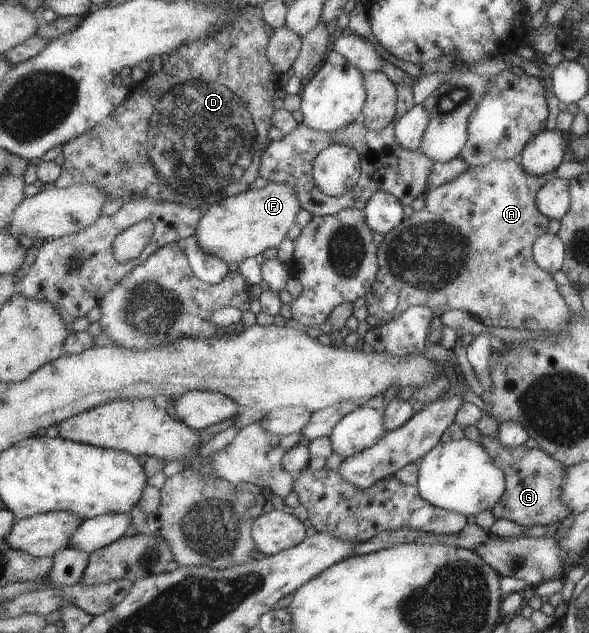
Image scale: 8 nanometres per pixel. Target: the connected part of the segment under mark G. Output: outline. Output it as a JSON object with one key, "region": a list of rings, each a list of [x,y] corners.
{"region":[[[481,435],[478,443],[491,456],[492,463],[499,467],[506,480],[507,489],[502,497],[492,507],[491,513],[494,519],[505,519],[513,521],[524,528],[532,525],[551,525],[561,521],[572,513],[566,505],[559,502],[560,489],[563,486],[562,465],[547,452],[537,446],[525,448],[504,447],[495,436]]]}

